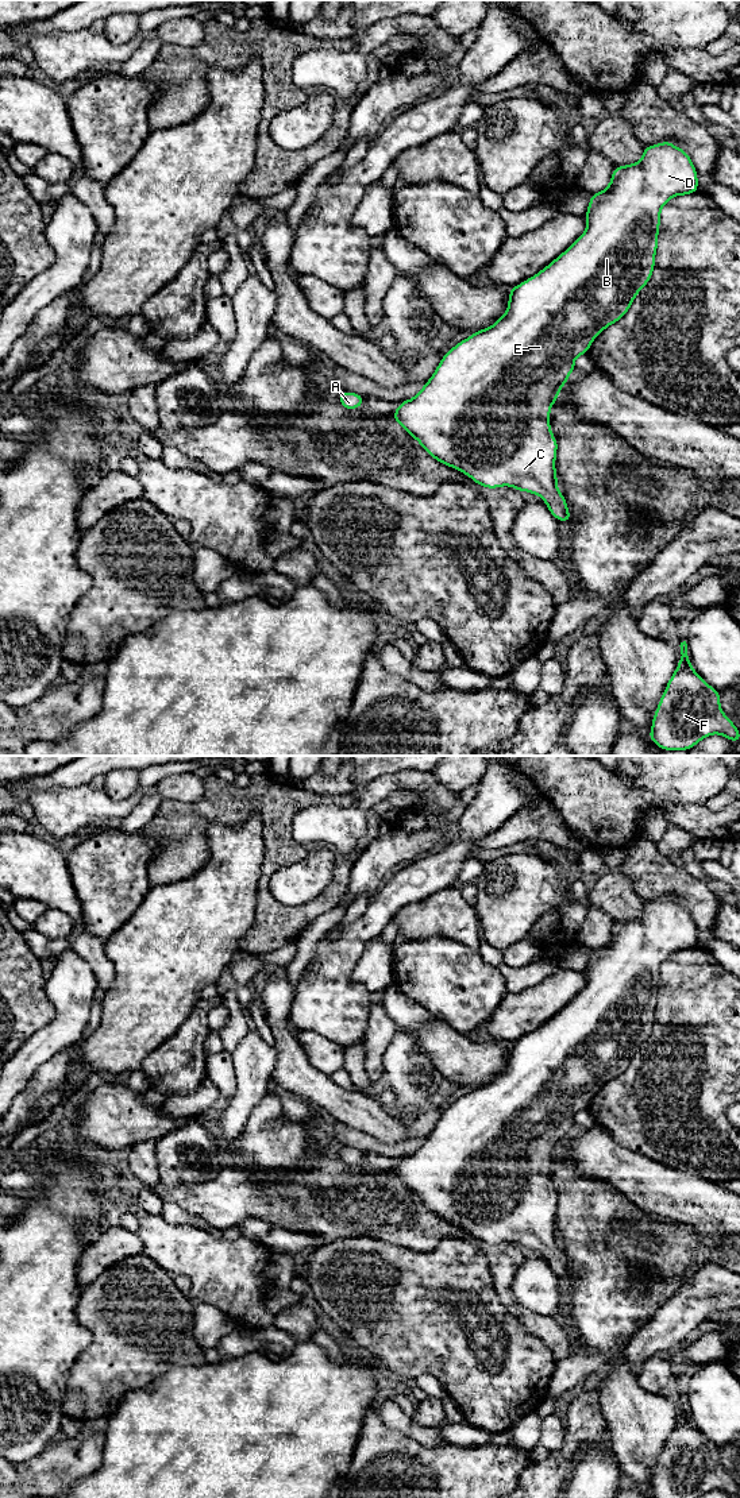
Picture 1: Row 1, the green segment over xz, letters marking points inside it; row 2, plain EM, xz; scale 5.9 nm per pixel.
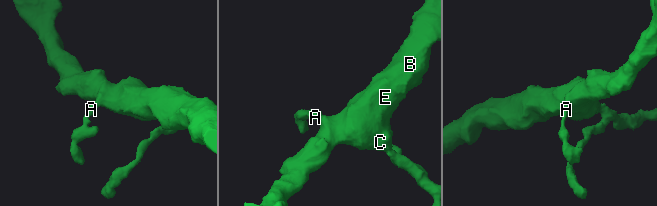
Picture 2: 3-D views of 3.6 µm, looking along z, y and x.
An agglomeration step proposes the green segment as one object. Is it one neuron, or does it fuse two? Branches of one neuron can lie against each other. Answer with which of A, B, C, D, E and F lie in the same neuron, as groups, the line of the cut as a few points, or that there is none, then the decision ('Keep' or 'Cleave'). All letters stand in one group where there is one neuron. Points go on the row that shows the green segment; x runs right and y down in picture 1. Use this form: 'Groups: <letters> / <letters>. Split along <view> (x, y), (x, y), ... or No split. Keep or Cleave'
Groups: A B C D E F. No split. Keep

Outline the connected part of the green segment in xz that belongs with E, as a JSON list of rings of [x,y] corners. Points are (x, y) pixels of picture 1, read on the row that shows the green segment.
[[[670,140],[659,144],[644,146],[643,157],[639,162],[624,166],[614,166],[609,185],[600,193],[590,194],[590,202],[586,216],[586,231],[558,258],[548,266],[536,273],[533,277],[525,279],[517,286],[509,289],[509,301],[506,312],[489,328],[481,329],[470,335],[467,339],[459,341],[447,354],[443,355],[435,372],[431,375],[423,389],[411,399],[400,402],[393,413],[393,418],[398,422],[411,437],[416,439],[421,448],[429,453],[435,460],[444,466],[452,467],[469,478],[475,484],[486,489],[498,489],[510,486],[516,490],[528,491],[544,499],[552,517],[558,521],[570,524],[570,510],[567,502],[558,486],[558,476],[555,468],[558,440],[554,437],[550,426],[551,406],[556,402],[559,391],[567,383],[567,378],[575,370],[575,358],[589,352],[594,339],[608,327],[623,318],[629,310],[633,300],[639,292],[648,283],[655,267],[655,254],[658,251],[658,235],[660,227],[660,211],[675,196],[686,196],[698,189],[697,170],[691,158],[681,147],[675,147]]]

